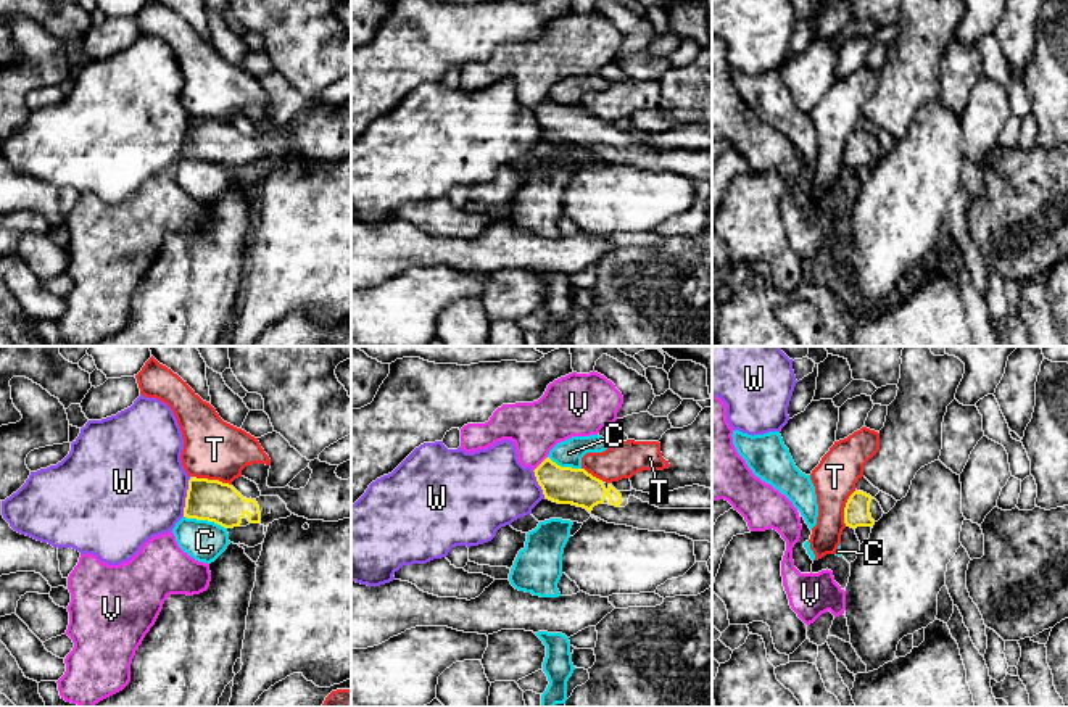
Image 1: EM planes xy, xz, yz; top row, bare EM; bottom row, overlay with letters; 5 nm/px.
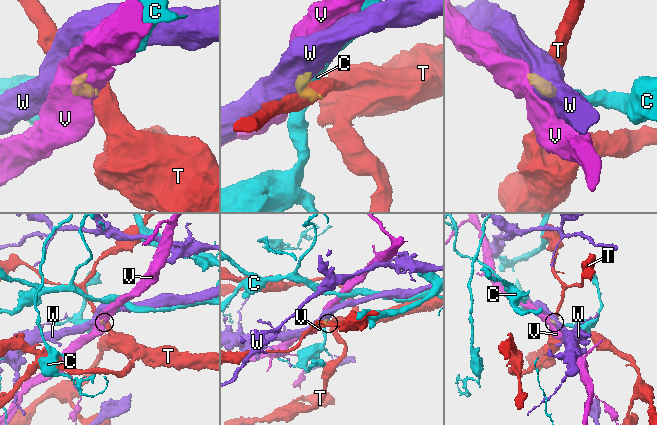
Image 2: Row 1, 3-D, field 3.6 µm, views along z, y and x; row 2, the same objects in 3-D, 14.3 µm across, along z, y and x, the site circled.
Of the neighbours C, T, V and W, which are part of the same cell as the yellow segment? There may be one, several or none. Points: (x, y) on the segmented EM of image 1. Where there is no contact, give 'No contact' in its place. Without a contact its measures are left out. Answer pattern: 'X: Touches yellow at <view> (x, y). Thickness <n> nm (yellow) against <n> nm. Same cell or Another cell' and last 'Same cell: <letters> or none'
C: Touches yellow at xy (205, 519). Thickness 200 nm (yellow) against 200 nm. Another cell
T: Touches yellow at xy (213, 480). Thickness 200 nm (yellow) against 300 nm. Another cell
V: Touches yellow at xz (540, 464). Thickness 190 nm (yellow) against 260 nm. Another cell
W: Touches yellow at xy (186, 498). Thickness 200 nm (yellow) against 500 nm. Another cell
Same cell: none

